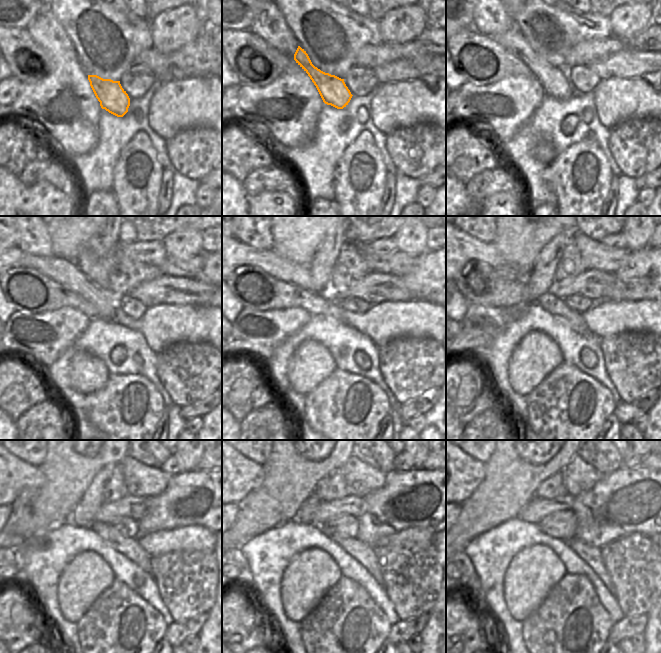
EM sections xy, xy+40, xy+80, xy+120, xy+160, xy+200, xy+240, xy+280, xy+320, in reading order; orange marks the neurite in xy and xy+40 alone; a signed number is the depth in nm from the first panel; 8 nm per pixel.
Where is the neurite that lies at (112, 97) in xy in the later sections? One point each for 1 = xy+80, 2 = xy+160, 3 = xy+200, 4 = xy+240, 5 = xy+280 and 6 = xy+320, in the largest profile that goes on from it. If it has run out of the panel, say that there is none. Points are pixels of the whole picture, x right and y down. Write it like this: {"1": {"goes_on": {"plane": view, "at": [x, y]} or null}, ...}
{"1": {"goes_on": {"plane": "xy+80", "at": [555, 83]}}, "2": {"goes_on": {"plane": "xy+160", "at": [242, 254]}}, "3": {"goes_on": {"plane": "xy+200", "at": [466, 248]}}, "4": {"goes_on": {"plane": "xy+240", "at": [18, 474]}}, "5": {"goes_on": {"plane": "xy+280", "at": [242, 475]}}, "6": {"goes_on": {"plane": "xy+320", "at": [466, 473]}}}

